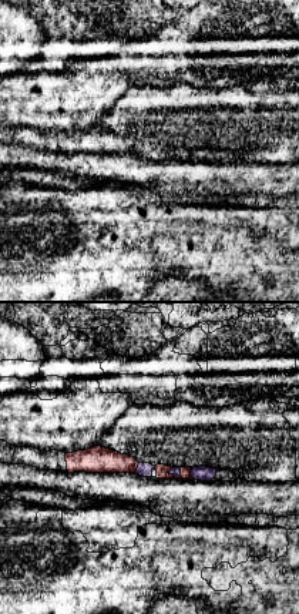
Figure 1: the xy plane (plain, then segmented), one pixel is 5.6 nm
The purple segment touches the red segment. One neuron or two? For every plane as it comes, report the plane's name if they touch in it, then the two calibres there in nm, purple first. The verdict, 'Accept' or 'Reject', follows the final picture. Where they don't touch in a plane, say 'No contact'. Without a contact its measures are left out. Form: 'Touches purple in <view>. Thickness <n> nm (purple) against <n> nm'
Touches purple in xy. Thickness 90 nm (purple) against 60 nm

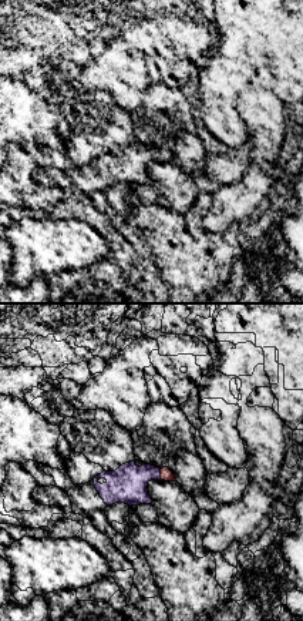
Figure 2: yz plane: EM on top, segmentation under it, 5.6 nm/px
Touches purple in yz. Thickness 220 nm (purple) against 70 nm

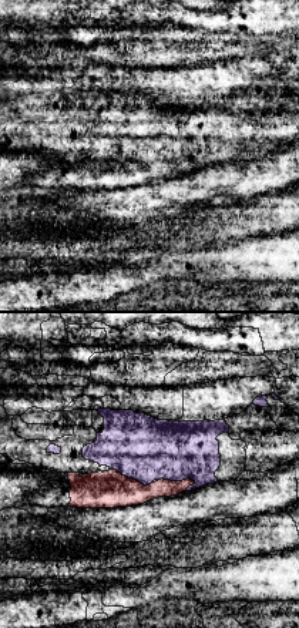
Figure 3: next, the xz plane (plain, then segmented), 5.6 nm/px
Touches purple in xz. Thickness 360 nm (purple) against 130 nm

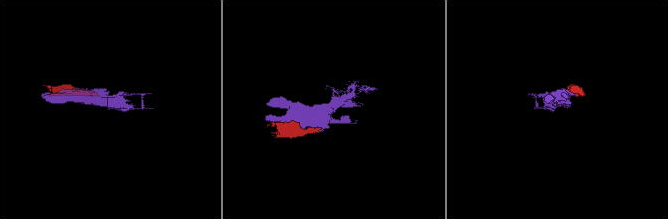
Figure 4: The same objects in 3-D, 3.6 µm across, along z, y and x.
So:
Accept

